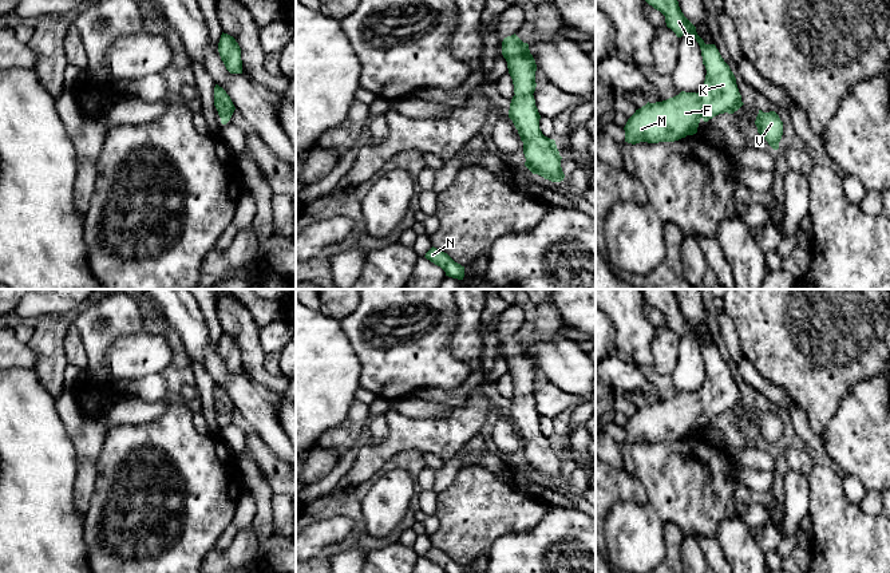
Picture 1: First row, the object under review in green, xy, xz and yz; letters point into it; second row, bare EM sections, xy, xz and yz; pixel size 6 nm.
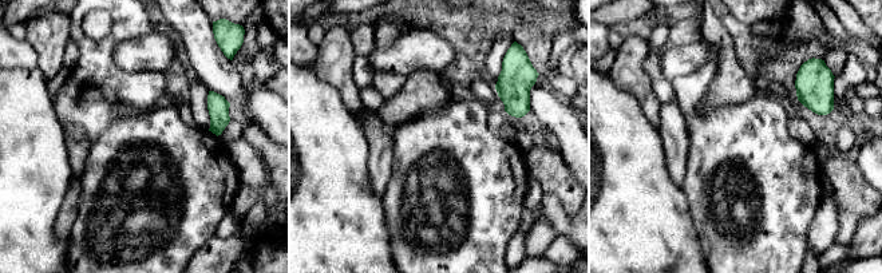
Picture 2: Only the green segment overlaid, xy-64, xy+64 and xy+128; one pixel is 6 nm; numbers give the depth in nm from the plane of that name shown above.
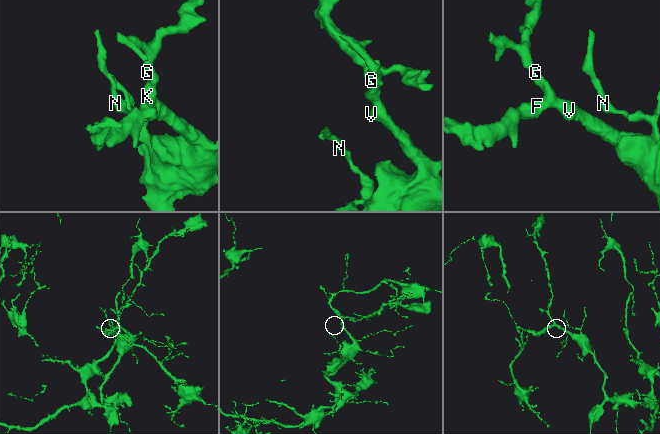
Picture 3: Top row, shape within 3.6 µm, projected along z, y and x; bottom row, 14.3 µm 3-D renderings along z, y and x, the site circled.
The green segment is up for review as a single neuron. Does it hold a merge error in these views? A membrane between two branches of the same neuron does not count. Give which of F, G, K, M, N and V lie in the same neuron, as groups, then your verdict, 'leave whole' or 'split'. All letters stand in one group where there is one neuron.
groups F G K M N V; leave whole

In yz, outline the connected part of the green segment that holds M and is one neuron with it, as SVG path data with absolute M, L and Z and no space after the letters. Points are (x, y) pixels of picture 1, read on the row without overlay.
M642 289L645 301L654 309L660 311L665 316L666 327L671 328L677 337L684 333L691 333L700 345L703 364L705 365L707 375L701 390L696 392L681 391L679 395L662 402L646 403L628 419L625 430L625 442L636 444L640 442L658 443L658 442L675 442L687 435L697 432L700 420L708 422L719 414L733 414L744 403L739 392L736 378L729 365L721 357L715 344L705 344L697 335L696 327L684 316L679 307L677 297L673 289Z

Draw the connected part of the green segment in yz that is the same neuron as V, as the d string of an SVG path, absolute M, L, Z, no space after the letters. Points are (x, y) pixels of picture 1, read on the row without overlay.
M759 410L755 424L758 432L768 442L768 444L774 450L778 450L783 435L783 422L779 415L775 411L763 412Z

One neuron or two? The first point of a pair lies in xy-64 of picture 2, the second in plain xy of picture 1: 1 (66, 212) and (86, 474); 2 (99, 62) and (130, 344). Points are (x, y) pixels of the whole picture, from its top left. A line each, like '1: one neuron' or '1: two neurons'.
1: one neuron
2: two neurons

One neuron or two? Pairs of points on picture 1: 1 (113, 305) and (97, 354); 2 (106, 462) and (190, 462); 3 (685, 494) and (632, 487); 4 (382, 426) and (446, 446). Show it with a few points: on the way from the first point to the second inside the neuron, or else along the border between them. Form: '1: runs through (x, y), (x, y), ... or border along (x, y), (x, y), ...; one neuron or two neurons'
1: runs through (113, 317), (113, 328), (99, 342); one neuron
2: runs through (127, 457), (158, 454), (163, 449), (169, 451); one neuron
3: border along (635, 475), (643, 485), (649, 504); two neurons
4: border along (386, 415), (387, 435), (375, 443); two neurons

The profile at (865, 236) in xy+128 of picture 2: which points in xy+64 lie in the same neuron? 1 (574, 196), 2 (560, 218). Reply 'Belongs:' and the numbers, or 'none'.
Belongs: 2

